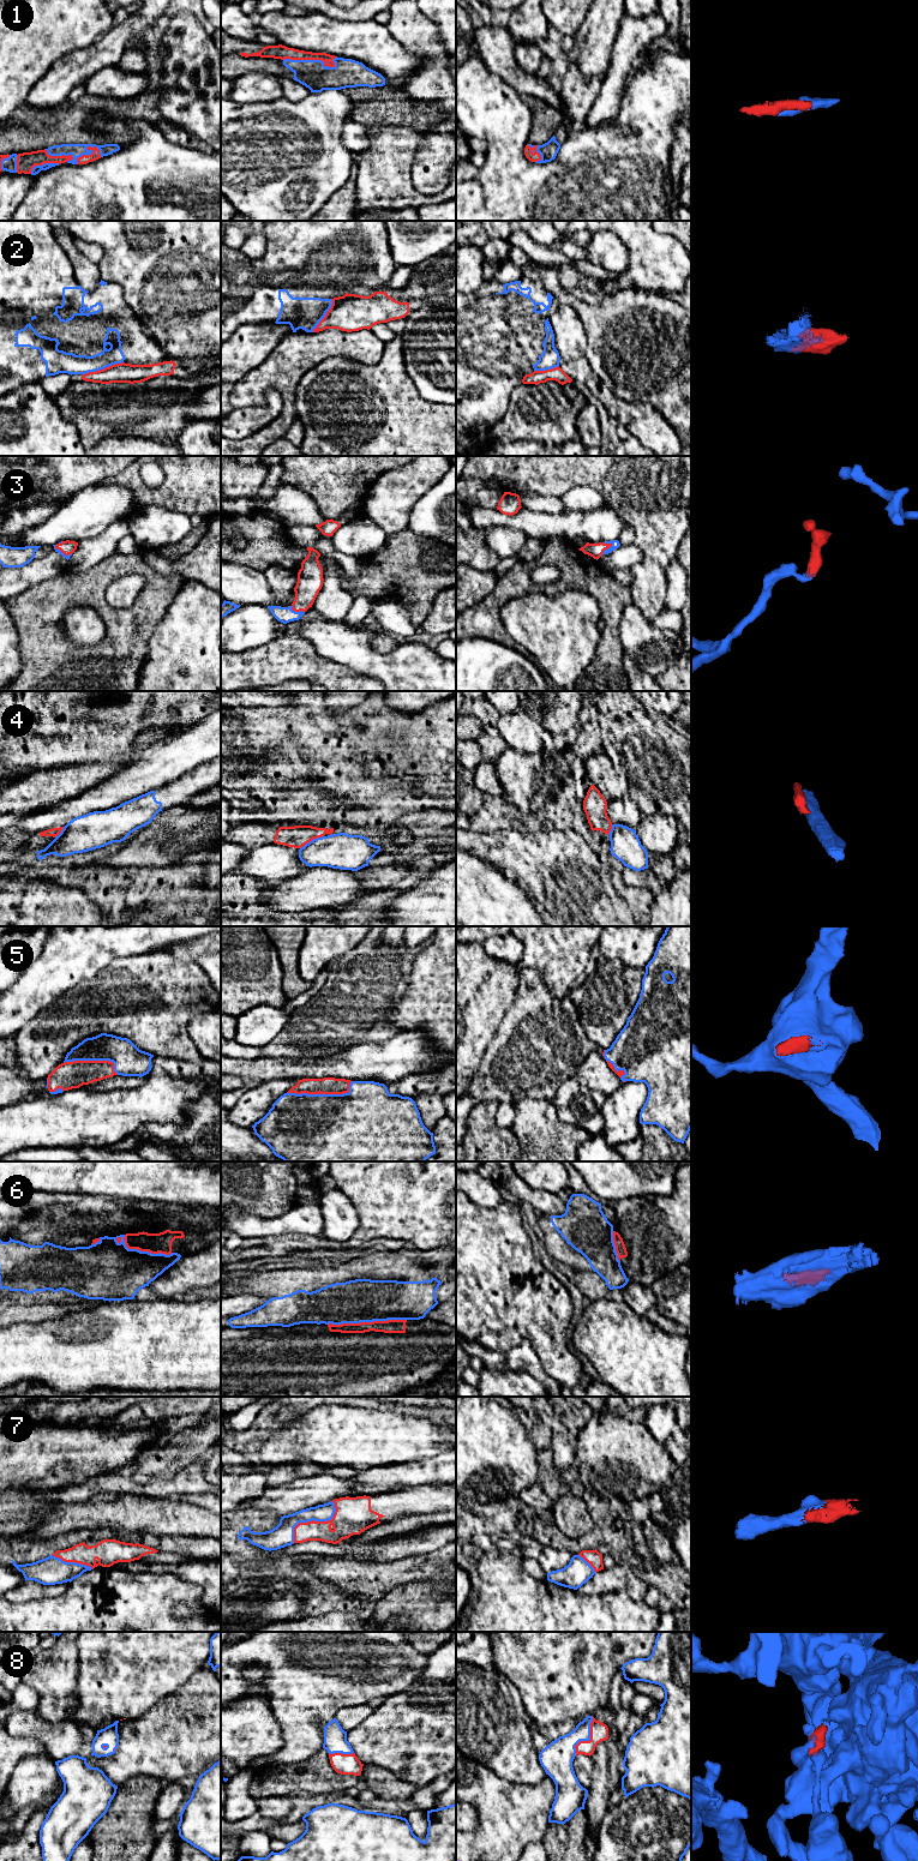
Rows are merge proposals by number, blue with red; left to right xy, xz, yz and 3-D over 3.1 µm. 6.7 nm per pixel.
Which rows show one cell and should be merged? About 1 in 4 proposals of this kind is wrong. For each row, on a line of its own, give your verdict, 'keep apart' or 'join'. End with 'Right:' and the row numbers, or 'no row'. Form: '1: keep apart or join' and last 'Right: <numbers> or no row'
1: join
2: keep apart
3: join
4: keep apart
5: join
6: keep apart
7: join
8: join
Right: 1, 3, 5, 7, 8

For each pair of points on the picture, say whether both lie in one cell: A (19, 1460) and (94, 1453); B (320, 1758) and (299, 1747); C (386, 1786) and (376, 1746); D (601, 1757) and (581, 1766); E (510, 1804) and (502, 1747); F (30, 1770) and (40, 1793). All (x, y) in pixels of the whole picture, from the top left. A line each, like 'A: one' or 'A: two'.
A: one
B: two
C: two
D: two
E: two
F: one

